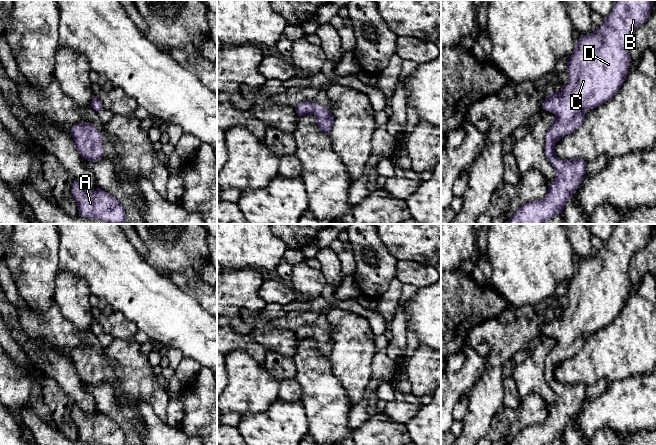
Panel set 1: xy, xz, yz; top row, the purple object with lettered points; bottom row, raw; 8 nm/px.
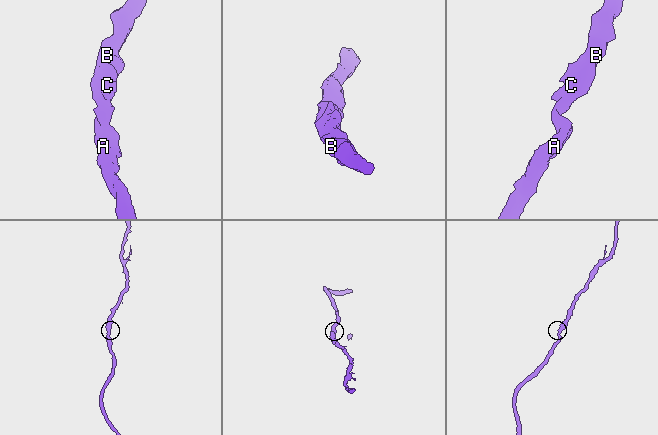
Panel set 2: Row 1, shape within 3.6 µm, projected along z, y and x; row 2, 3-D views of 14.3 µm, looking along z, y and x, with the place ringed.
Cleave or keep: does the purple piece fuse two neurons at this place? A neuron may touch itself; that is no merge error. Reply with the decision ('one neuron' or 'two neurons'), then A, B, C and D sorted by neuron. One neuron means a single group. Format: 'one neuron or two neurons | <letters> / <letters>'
one neuron | A B C D

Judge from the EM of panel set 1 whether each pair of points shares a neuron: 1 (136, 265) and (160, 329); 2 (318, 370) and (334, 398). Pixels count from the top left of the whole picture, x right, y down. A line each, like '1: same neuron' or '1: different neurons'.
1: same neuron
2: same neuron

